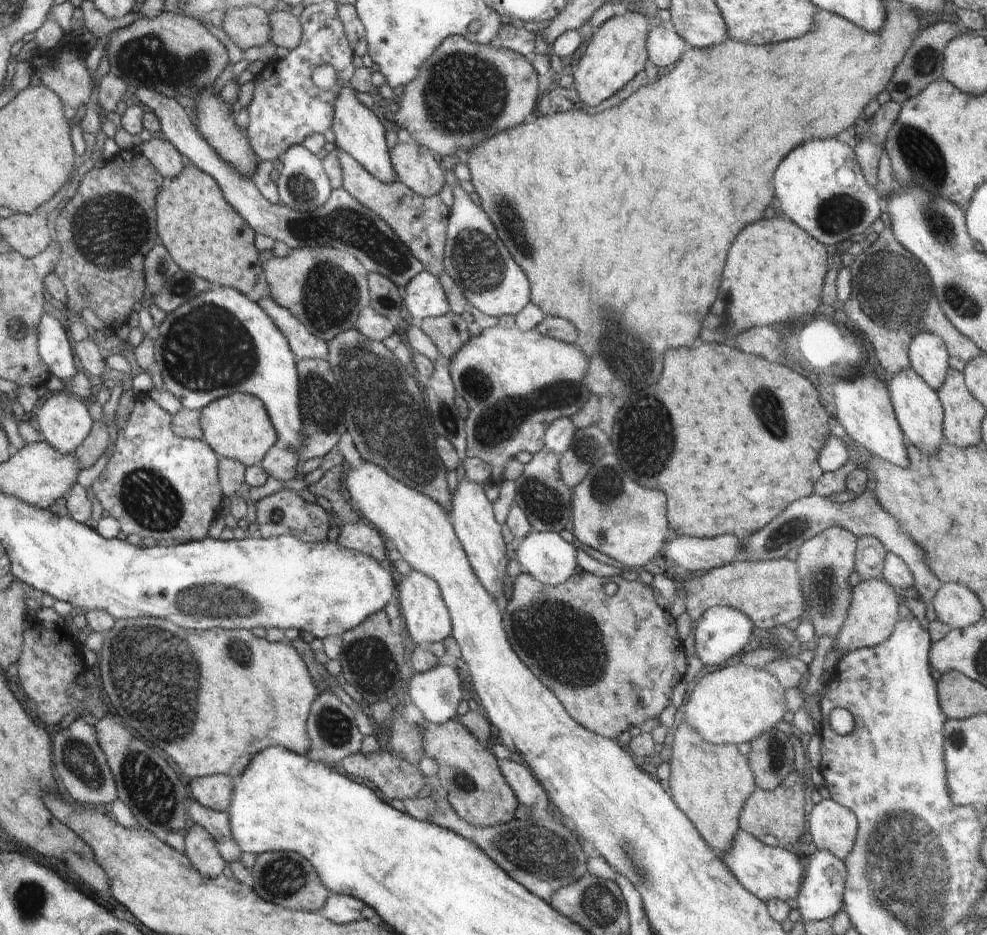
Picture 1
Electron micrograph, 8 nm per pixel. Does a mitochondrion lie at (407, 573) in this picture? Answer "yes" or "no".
no

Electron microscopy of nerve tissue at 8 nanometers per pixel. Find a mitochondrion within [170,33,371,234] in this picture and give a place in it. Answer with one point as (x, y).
(301, 187)

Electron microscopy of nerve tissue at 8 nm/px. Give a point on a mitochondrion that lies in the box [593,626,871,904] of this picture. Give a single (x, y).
(776, 752)

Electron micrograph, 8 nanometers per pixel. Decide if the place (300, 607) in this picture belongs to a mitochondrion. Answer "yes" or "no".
no

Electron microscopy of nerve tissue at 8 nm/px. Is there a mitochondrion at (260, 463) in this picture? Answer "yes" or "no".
no

